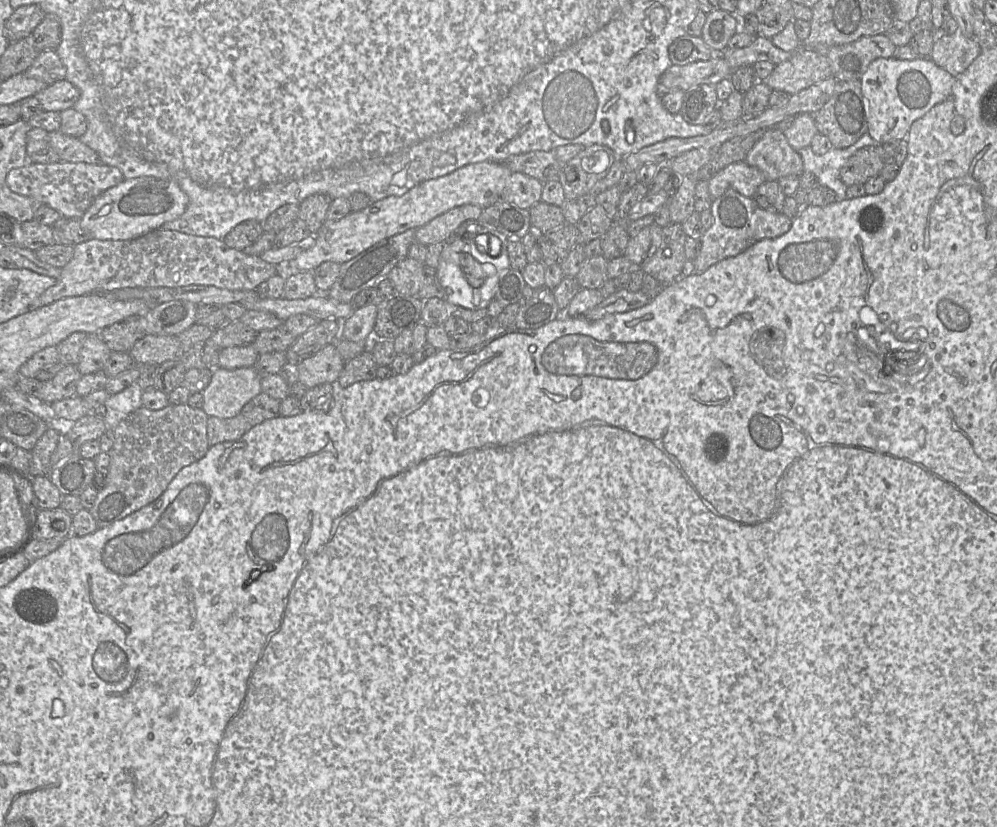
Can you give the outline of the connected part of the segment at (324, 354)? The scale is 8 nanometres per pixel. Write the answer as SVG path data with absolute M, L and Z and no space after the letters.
M331 343L297 364L298 381L308 388L335 384L345 363L336 344Z

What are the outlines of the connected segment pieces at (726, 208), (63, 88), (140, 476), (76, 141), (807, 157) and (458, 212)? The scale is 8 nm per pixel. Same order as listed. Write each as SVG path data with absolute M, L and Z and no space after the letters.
M727 189L714 199L710 210L713 224L704 231L701 249L694 260L694 274L701 274L725 258L736 256L763 239L779 237L789 231L792 220L782 213L761 208L752 197L745 197L733 189Z
M68 80L46 86L34 95L44 111L63 111L72 108L80 96L79 89Z
M188 404L159 410L139 407L113 428L114 442L108 452L110 464L104 484L89 509L97 527L105 527L157 499L177 473L208 452L208 415Z
M54 131L49 133L50 145L58 154L60 161L73 163L101 163L98 154L80 138Z
M866 132L857 142L847 148L834 148L822 155L815 154L810 145L799 152L805 172L813 173L817 182L833 190L837 200L846 199L847 186L840 179L840 169L847 159L860 148L876 144Z
M473 204L455 207L416 229L415 242L426 246L445 242L448 235L466 221L478 221L482 211L482 207Z

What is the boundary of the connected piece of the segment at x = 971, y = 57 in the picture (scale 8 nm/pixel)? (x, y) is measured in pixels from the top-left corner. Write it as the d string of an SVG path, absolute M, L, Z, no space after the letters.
M961 32L953 35L941 33L936 36L930 59L956 78L970 66L981 51L973 37L967 37Z

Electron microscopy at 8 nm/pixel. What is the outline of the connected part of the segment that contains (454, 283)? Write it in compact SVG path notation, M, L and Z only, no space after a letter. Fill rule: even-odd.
M471 236L467 242L457 241L451 245L445 243L437 273L439 282L445 291L445 300L451 307L478 310L487 309L495 295L498 273L508 268L510 268L508 245L501 247L500 254L493 257L489 253L479 251ZM460 251L463 252L462 256L458 255ZM464 259L469 260L471 266Z

